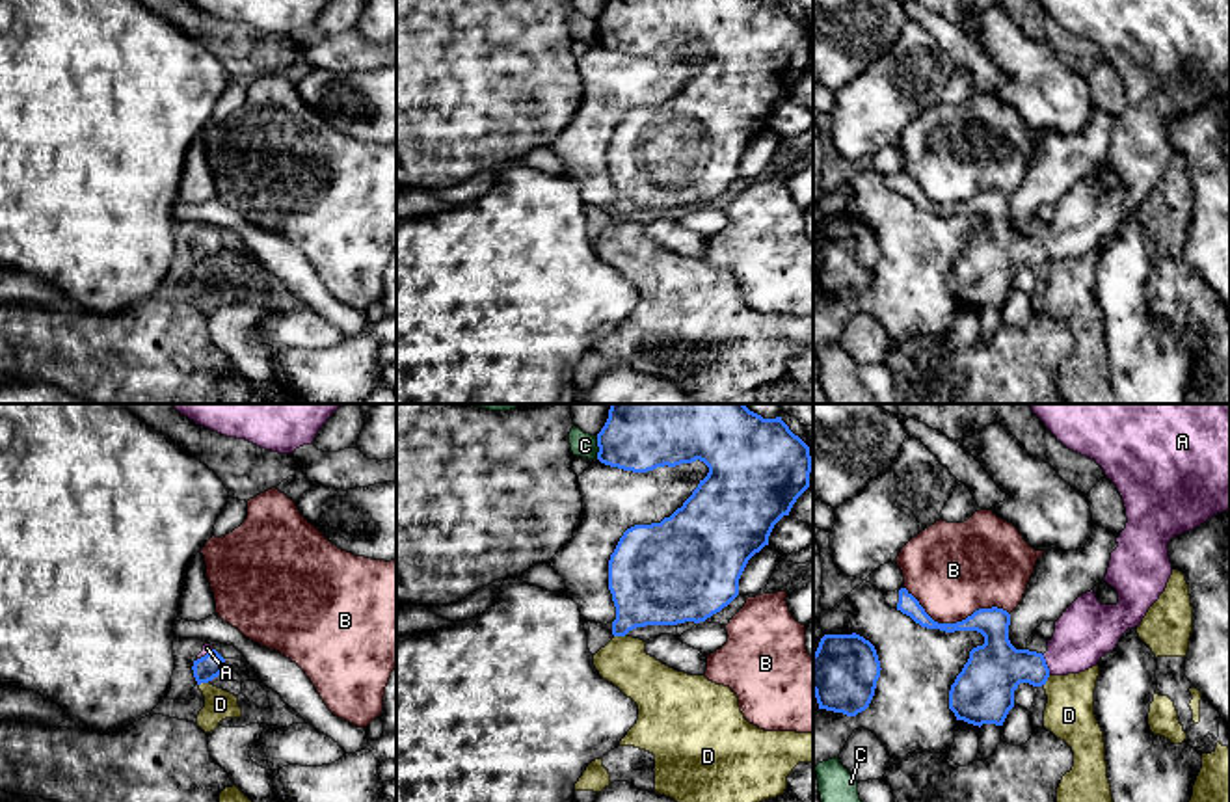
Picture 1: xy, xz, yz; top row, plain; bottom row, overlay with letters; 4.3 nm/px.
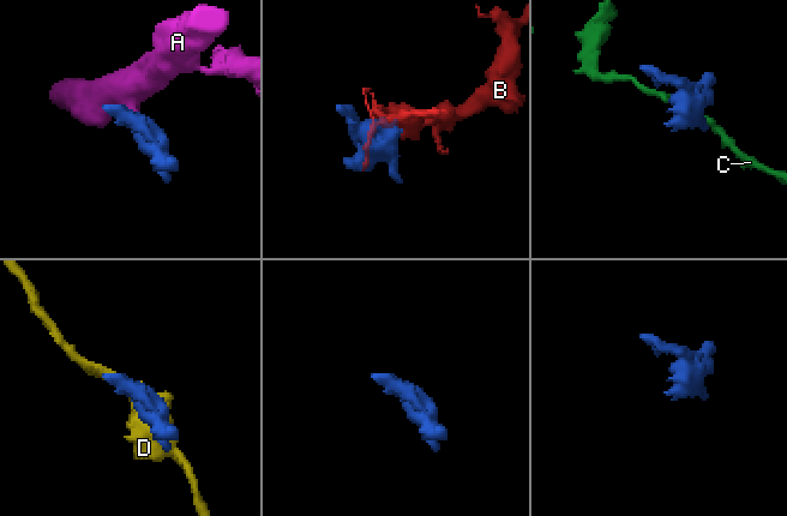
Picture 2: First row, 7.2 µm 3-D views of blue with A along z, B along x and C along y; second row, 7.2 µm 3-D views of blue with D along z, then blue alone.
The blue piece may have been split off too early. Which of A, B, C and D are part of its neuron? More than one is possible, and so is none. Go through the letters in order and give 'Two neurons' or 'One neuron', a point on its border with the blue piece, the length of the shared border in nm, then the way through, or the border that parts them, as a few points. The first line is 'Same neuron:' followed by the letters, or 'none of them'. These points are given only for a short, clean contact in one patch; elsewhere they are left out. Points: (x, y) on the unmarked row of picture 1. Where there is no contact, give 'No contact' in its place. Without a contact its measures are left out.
Same neuron: A
A: One neuron. Touches blue at yz (1046, 248). Shared border 90 nm. Path across: yz (994, 253), (998, 250), (1046, 248), (1087, 213)
B: Two neurons. Touches blue at yz (957, 205). Shared border 480 nm
C: Two neurons. Touches blue at xz (598, 28). Shared border 100 nm
D: Two neurons. Touches blue at xz (620, 218). Shared border 60 nm. Boundary: xz (626, 216), (614, 220)

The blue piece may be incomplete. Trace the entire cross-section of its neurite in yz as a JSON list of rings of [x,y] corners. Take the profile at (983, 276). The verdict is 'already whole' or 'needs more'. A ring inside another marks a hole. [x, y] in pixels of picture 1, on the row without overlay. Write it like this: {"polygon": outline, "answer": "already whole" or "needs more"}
{"polygon": [[[1038,0],[1066,32],[1094,43],[1116,69],[1124,91],[1126,112],[1116,121],[1103,164],[1118,177],[1116,188],[1102,188],[1094,173],[1079,179],[1055,205],[1048,234],[1016,233],[1009,223],[1010,197],[1003,192],[979,192],[956,207],[934,205],[906,173],[886,175],[891,192],[910,199],[927,212],[945,216],[977,214],[984,227],[969,234],[969,242],[949,274],[949,292],[956,303],[973,309],[1003,309],[1014,290],[1020,266],[1046,268],[1050,259],[1079,257],[1113,234],[1120,220],[1139,210],[1148,192],[1165,175],[1172,158],[1169,125],[1195,114],[1210,100],[1230,95],[1230,0]]], "answer": "needs more"}

